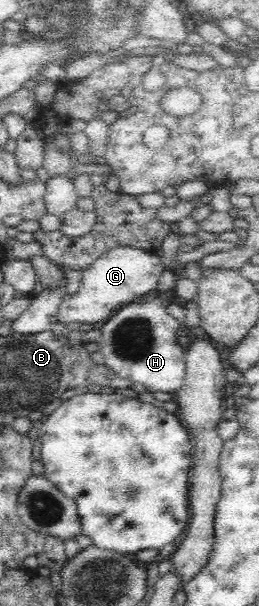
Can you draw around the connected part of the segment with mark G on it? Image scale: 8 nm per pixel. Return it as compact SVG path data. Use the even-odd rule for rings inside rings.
M117 246L107 250L89 268L82 270L78 292L67 295L61 301L57 318L58 322L68 325L71 322L80 324L97 324L105 322L116 310L144 299L156 292L156 285L165 270L159 257L141 248Z

